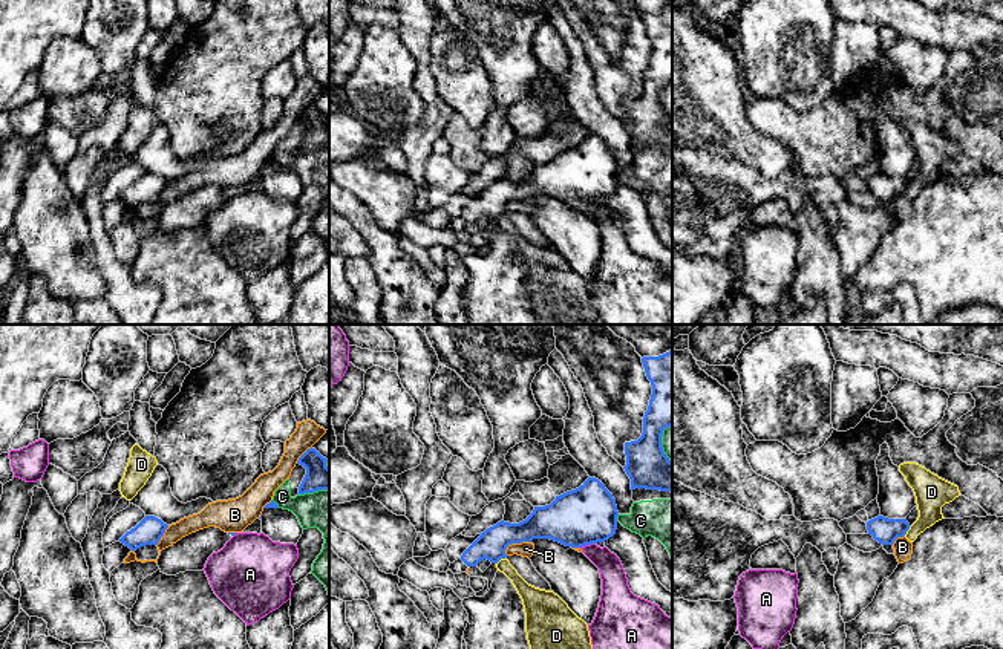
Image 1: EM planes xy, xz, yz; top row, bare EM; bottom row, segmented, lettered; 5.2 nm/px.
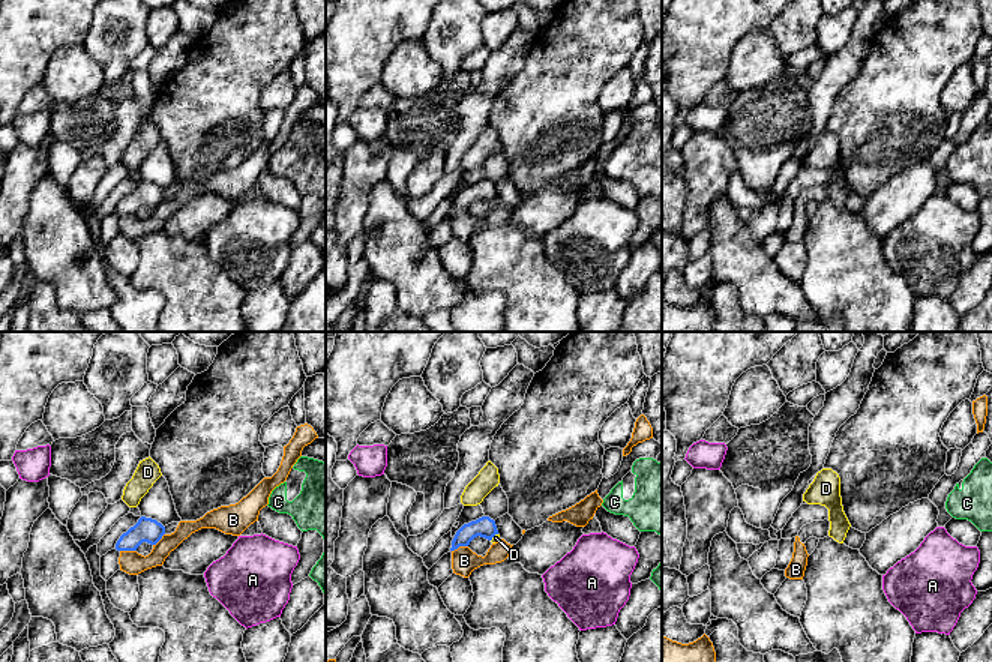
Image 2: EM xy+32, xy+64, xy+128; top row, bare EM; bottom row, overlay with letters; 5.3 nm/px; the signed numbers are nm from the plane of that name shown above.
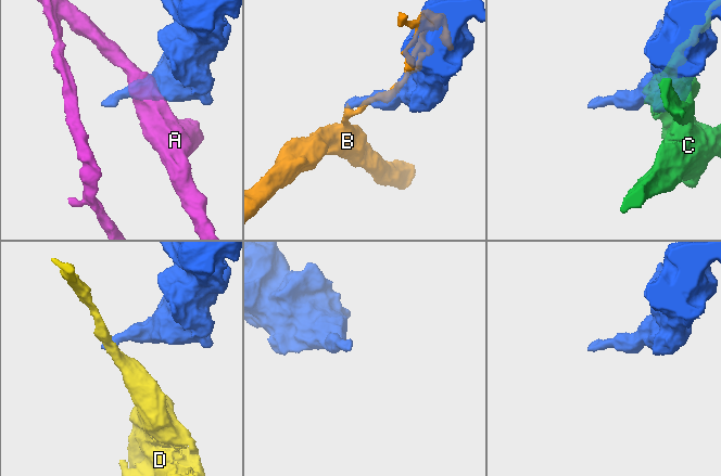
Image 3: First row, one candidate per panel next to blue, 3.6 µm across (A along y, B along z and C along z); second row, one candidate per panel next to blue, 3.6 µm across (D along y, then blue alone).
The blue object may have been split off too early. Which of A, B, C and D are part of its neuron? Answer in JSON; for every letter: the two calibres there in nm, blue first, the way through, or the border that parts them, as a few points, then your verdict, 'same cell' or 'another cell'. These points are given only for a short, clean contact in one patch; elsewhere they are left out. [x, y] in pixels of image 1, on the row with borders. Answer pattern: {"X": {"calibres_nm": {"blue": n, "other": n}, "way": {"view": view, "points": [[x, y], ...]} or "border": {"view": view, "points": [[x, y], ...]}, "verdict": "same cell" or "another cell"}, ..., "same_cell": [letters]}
{"A": {"calibres_nm": {"blue": 300, "other": 140}, "border": {"view": "xz", "points": [[594, 542], [579, 547]]}, "verdict": "another cell"}, "B": {"calibres_nm": {"blue": 200, "other": 80}, "verdict": "another cell"}, "C": {"calibres_nm": {"blue": 220, "other": 110}, "verdict": "another cell"}, "D": {"calibres_nm": {"blue": 160, "other": 100}, "border": {"view": "xz", "points": [[504, 557], [496, 564]]}, "verdict": "another cell"}, "same_cell": []}

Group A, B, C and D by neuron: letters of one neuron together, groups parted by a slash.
A / B / C / D

